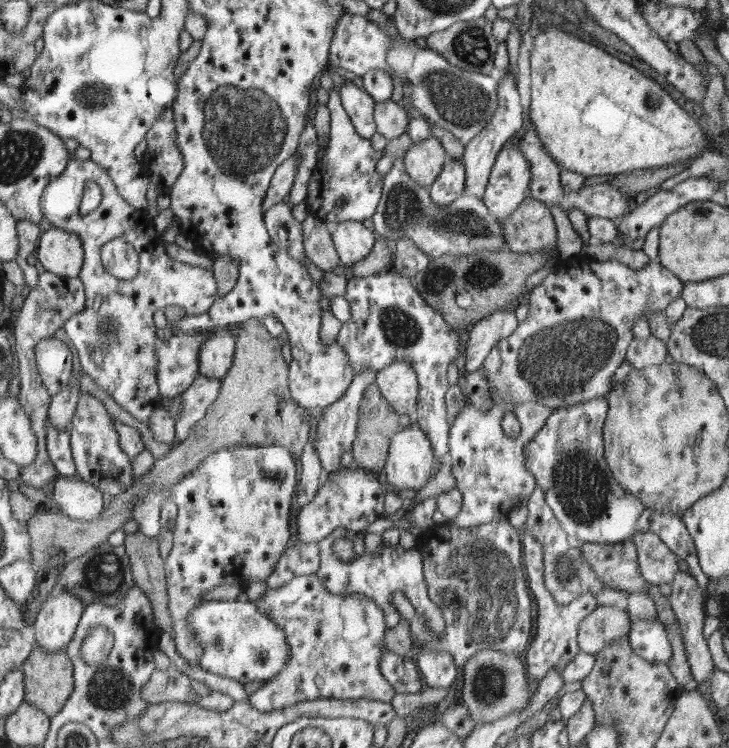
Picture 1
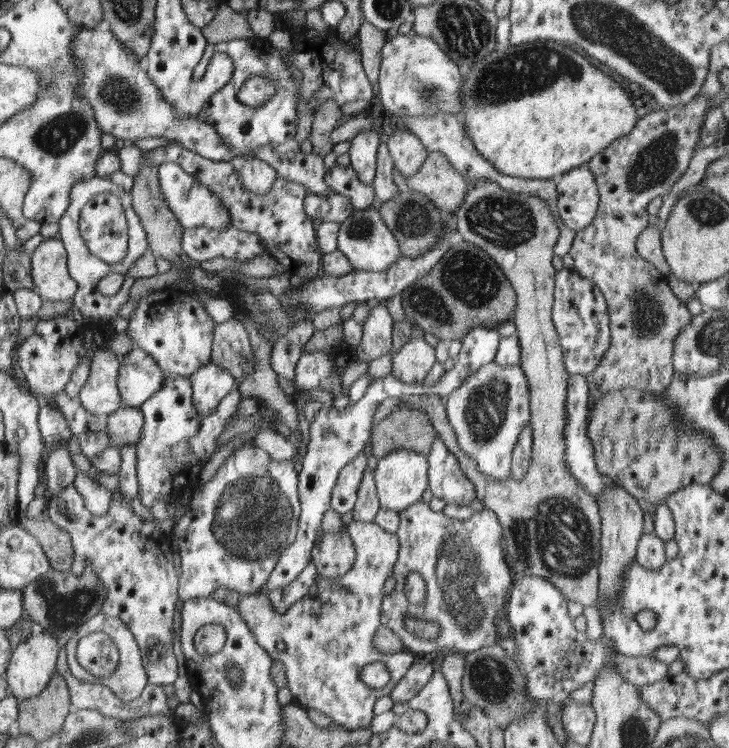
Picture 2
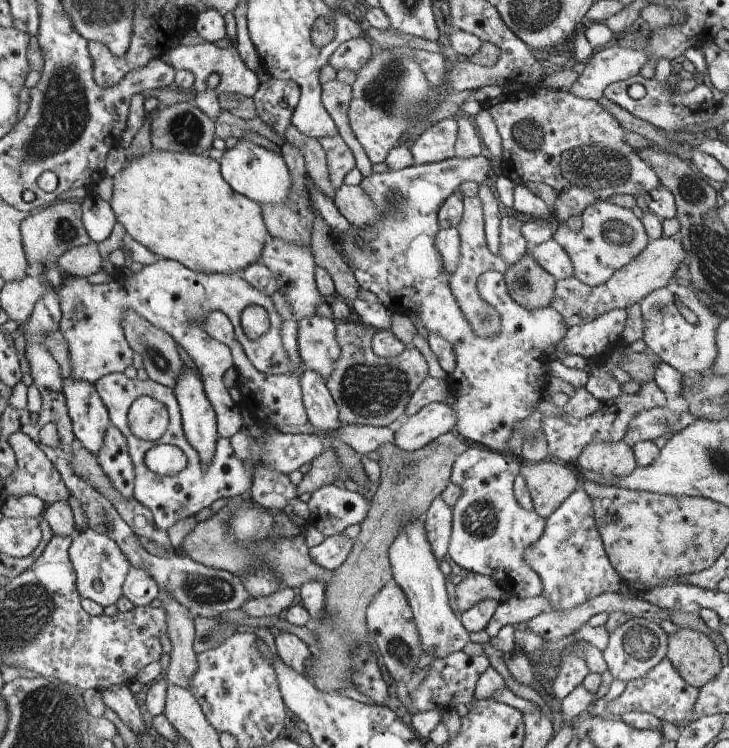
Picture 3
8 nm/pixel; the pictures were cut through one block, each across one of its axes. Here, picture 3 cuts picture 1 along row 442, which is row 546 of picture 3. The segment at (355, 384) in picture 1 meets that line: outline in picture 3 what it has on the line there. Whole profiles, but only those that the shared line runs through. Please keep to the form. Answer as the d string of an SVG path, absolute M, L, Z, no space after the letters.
M336 533L310 549L311 559L320 567L335 571L346 560L354 540L344 533Z

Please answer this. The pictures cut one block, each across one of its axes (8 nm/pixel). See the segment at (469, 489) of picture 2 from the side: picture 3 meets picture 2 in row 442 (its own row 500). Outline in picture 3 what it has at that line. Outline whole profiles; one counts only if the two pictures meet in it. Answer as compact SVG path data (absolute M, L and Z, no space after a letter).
M441 496L436 498L426 515L423 517L426 524L428 540L431 543L432 552L442 561L448 559L448 540L450 532L453 532L452 510L444 502Z

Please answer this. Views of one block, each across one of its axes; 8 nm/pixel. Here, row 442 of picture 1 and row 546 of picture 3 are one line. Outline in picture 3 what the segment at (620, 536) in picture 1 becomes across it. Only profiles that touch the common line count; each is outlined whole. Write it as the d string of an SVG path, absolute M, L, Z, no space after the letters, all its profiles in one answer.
M583 488L572 494L554 514L545 520L542 536L523 550L523 559L541 578L543 589L540 595L550 601L550 611L566 610L567 607L574 608L604 593L618 593L623 584L604 548L602 534L595 521L594 501Z

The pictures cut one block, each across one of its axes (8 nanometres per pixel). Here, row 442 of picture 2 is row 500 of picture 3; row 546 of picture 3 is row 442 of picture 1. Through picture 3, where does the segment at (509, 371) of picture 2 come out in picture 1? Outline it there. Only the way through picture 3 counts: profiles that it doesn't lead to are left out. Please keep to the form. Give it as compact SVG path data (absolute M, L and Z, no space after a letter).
M467 399L467 405L454 420L450 440L451 451L447 452L447 455L451 461L456 489L462 493L463 501L460 512L452 521L448 520L446 523L450 523L459 531L495 520L509 521L511 509L523 499L528 499L534 492L535 479L525 467L523 450L544 426L552 408L536 402L513 403L513 414L520 422L520 434L516 438L507 437L502 431L500 422L506 412L501 404L484 413L469 404Z

